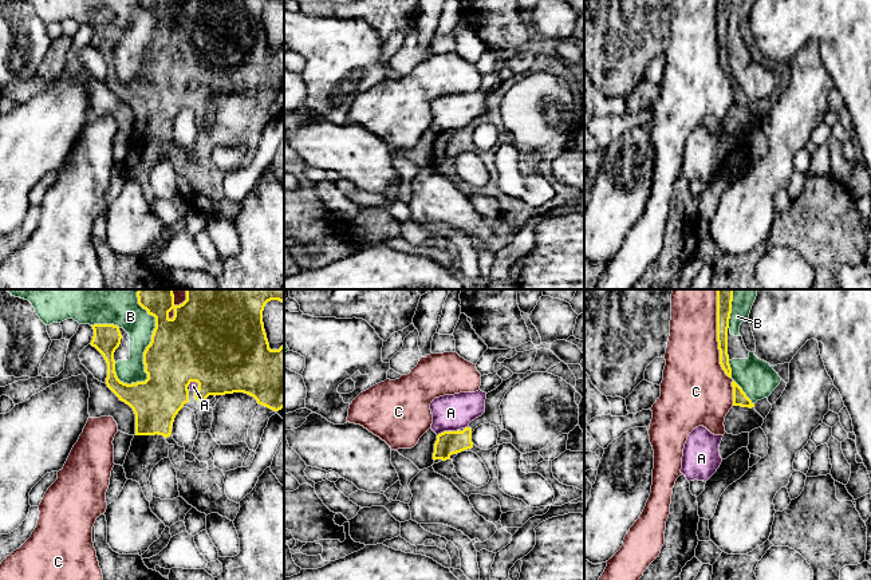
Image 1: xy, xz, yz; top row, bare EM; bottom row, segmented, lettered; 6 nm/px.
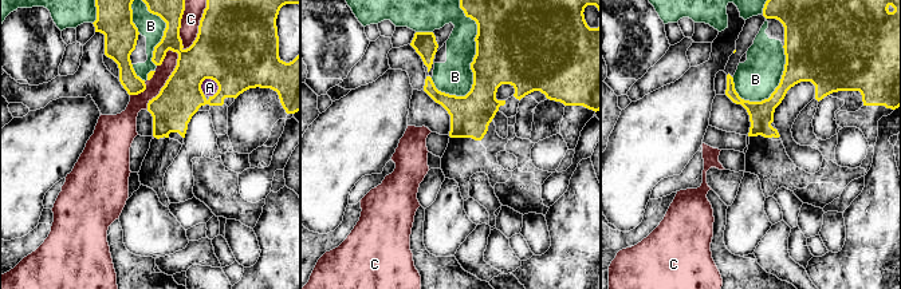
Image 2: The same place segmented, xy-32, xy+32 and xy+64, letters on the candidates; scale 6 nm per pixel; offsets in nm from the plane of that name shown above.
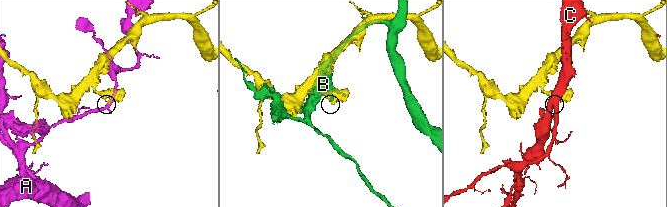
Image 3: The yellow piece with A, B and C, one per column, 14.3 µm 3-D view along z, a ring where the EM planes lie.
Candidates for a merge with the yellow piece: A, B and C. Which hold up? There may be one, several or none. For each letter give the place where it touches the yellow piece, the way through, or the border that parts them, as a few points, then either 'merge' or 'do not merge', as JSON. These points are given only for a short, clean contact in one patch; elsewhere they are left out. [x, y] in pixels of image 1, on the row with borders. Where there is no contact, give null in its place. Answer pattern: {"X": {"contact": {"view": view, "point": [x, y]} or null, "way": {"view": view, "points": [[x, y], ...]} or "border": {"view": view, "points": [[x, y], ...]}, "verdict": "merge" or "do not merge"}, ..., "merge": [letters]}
{"A": {"contact": {"view": "xz", "point": [448, 431]}, "verdict": "do not merge"}, "B": {"contact": {"view": "xy", "point": [150, 343]}, "verdict": "do not merge"}, "C": {"contact": {"view": "yz", "point": [717, 334]}, "verdict": "do not merge"}, "merge": []}

